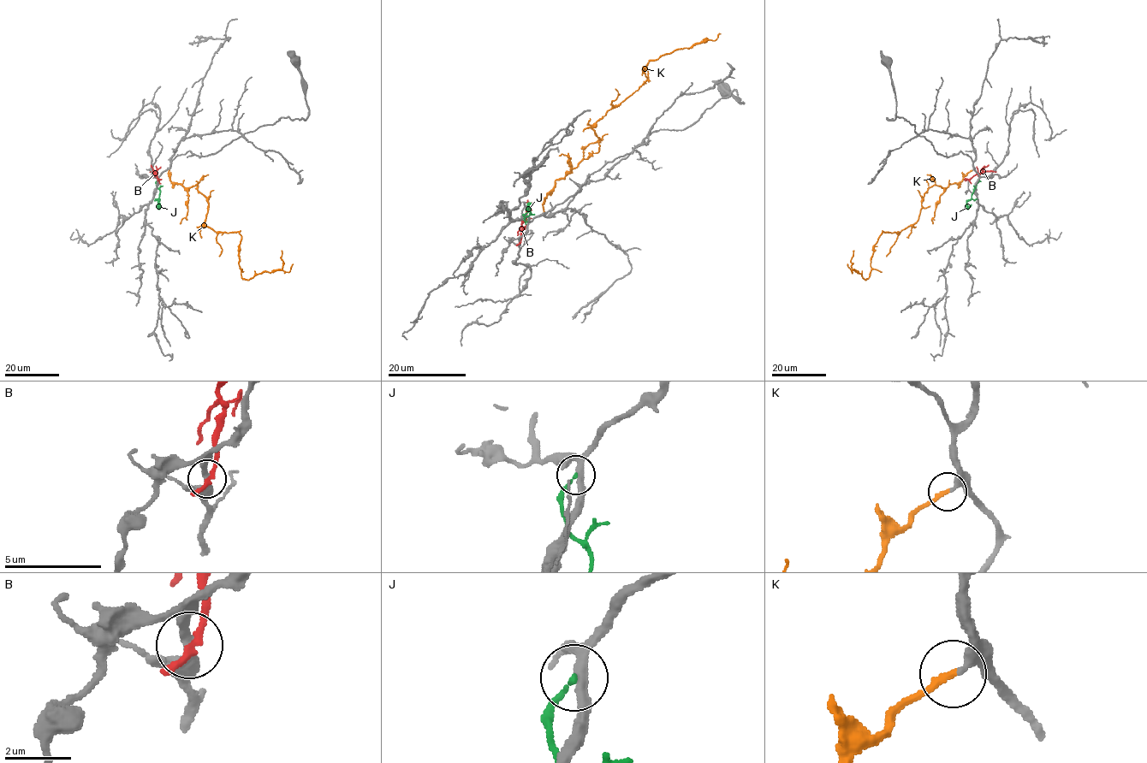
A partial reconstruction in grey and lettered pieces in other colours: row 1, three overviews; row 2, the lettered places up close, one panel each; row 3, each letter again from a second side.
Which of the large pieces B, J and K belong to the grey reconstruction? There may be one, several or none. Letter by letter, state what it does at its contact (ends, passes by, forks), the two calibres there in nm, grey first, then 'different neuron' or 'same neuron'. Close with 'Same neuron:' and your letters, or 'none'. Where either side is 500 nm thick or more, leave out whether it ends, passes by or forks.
B: it ends there; 320 nm thick on the grey side, 300 nm on the other; different neuron
J: it ends there; 300 nm thick on the grey side, 140 nm on the other; different neuron
K: it ends there; 260 nm thick on the grey side, 200 nm on the other; same neuron
Same neuron: K

